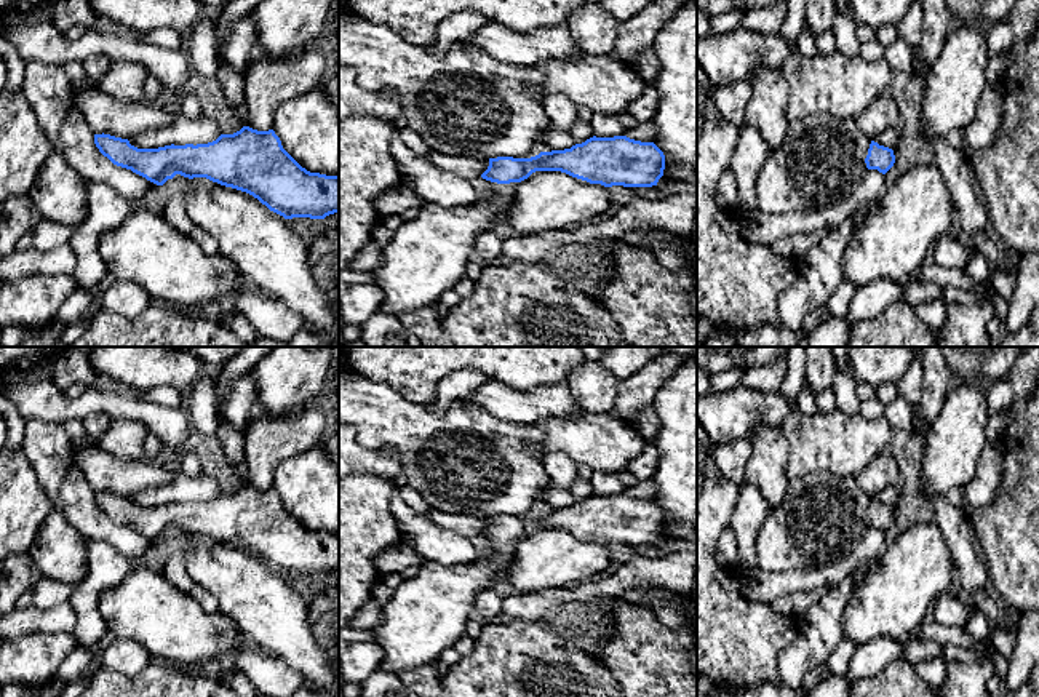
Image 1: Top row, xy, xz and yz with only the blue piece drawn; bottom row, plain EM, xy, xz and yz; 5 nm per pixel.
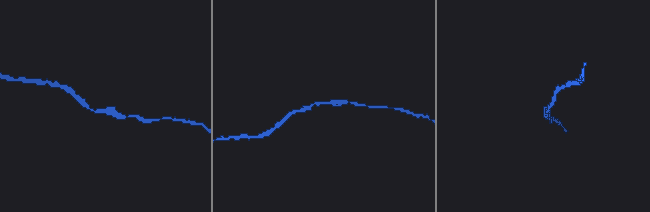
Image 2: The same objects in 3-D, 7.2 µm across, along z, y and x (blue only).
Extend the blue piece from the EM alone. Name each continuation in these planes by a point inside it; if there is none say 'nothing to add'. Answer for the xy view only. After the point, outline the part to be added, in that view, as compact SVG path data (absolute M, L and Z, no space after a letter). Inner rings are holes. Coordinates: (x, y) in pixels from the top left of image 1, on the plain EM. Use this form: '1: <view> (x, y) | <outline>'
nothing to add

